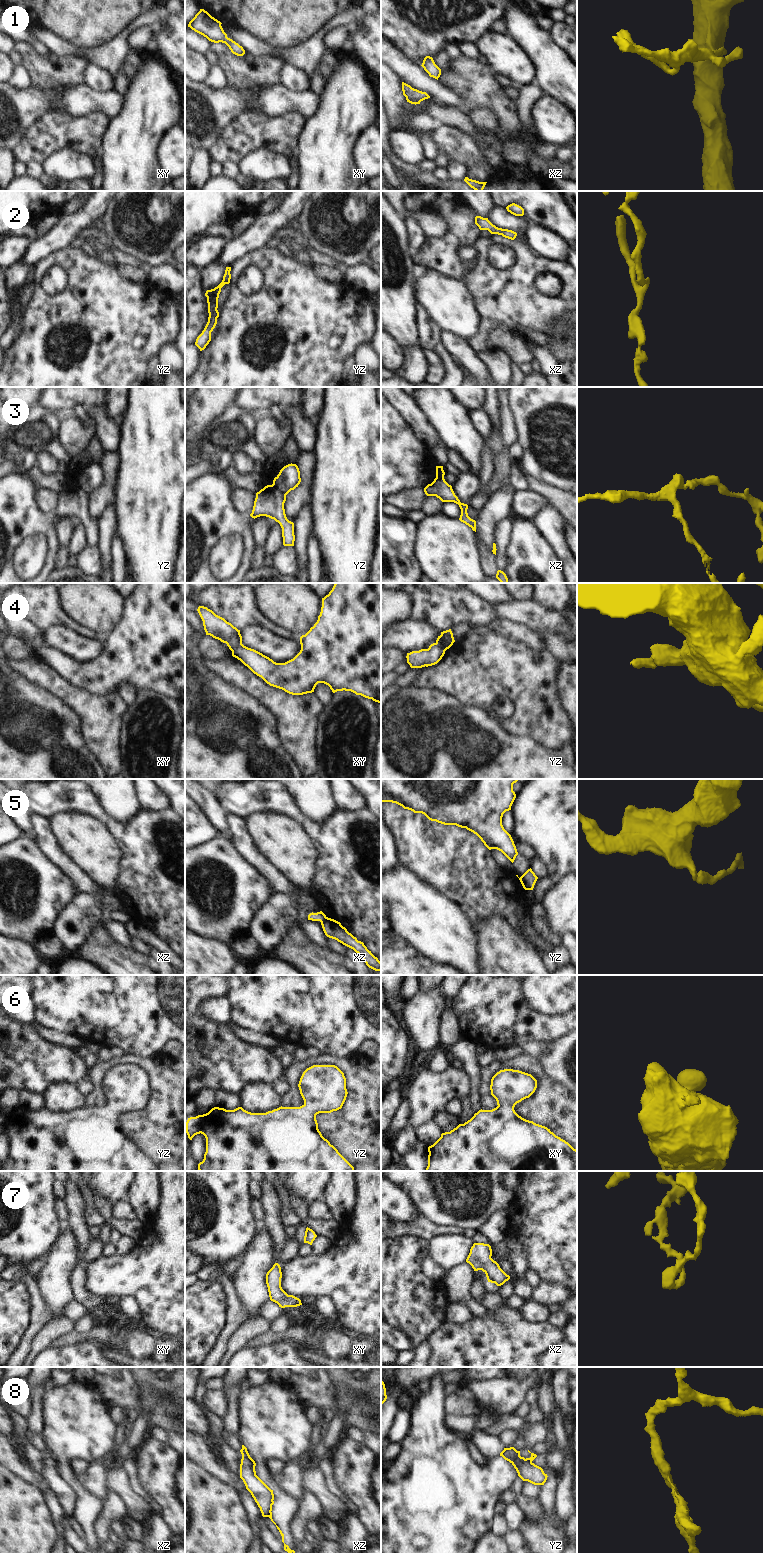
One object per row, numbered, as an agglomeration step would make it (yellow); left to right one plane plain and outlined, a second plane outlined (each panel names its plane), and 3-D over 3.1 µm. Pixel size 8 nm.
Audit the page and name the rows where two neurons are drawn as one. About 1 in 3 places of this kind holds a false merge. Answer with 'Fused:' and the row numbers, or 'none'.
Fused: 3, 5, 8

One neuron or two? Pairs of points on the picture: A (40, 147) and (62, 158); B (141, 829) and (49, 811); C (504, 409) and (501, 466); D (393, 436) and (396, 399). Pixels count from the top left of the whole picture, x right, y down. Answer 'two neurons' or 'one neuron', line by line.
A: two neurons
B: two neurons
C: one neuron
D: two neurons

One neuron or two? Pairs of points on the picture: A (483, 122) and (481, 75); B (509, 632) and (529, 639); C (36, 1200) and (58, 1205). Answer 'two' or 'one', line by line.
A: two
B: one
C: two

